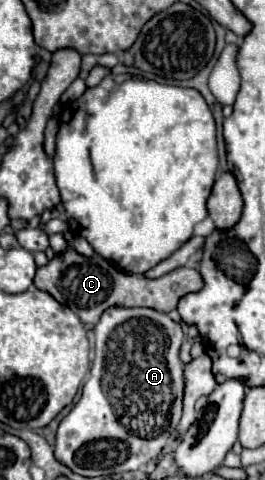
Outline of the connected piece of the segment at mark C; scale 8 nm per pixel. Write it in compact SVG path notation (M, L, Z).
M69 248L57 254L53 260L49 260L49 264L37 268L35 286L43 292L49 292L63 306L69 306L81 318L83 324L97 324L101 314L113 306L121 306L121 308L145 306L145 308L169 312L177 306L179 298L183 298L189 292L201 290L203 280L201 274L189 266L175 268L173 272L155 280L145 278L143 274L125 274L99 254L85 258L77 254L73 248Z

